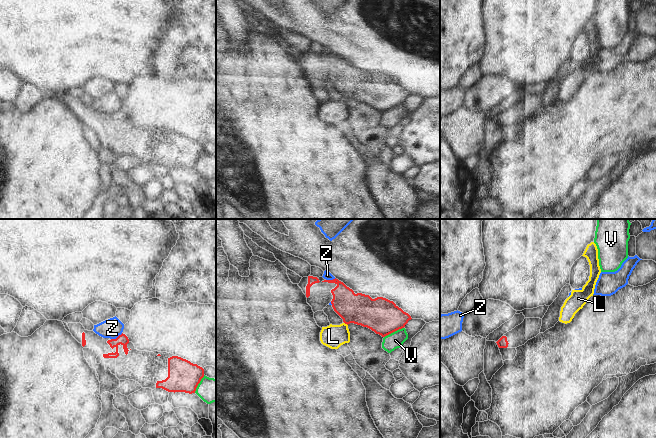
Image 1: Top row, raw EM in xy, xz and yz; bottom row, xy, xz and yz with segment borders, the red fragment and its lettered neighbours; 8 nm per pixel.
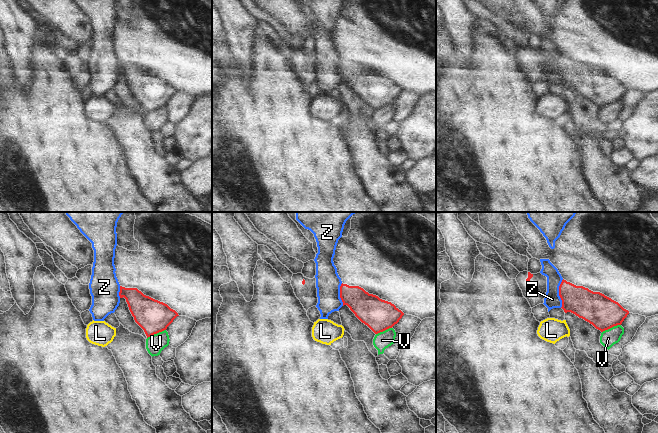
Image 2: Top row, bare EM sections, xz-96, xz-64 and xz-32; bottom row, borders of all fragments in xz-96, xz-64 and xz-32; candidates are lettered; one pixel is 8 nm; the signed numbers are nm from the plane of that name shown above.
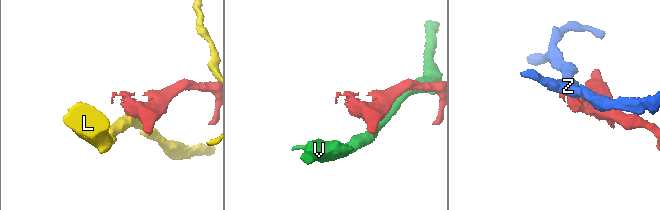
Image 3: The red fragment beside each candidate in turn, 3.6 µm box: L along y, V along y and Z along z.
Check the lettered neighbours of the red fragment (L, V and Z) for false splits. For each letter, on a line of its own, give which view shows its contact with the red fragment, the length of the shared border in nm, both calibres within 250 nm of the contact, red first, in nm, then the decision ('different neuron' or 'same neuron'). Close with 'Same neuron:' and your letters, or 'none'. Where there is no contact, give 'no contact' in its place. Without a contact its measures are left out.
L: contact in xz; length 40 nm; calibres 260 and 190 nm; different neuron
V: contact in xz; length 180 nm; calibres 280 and 130 nm; different neuron
Z: contact in xy; length 110 nm; calibres 90 and 160 nm; different neuron
Same neuron: none

